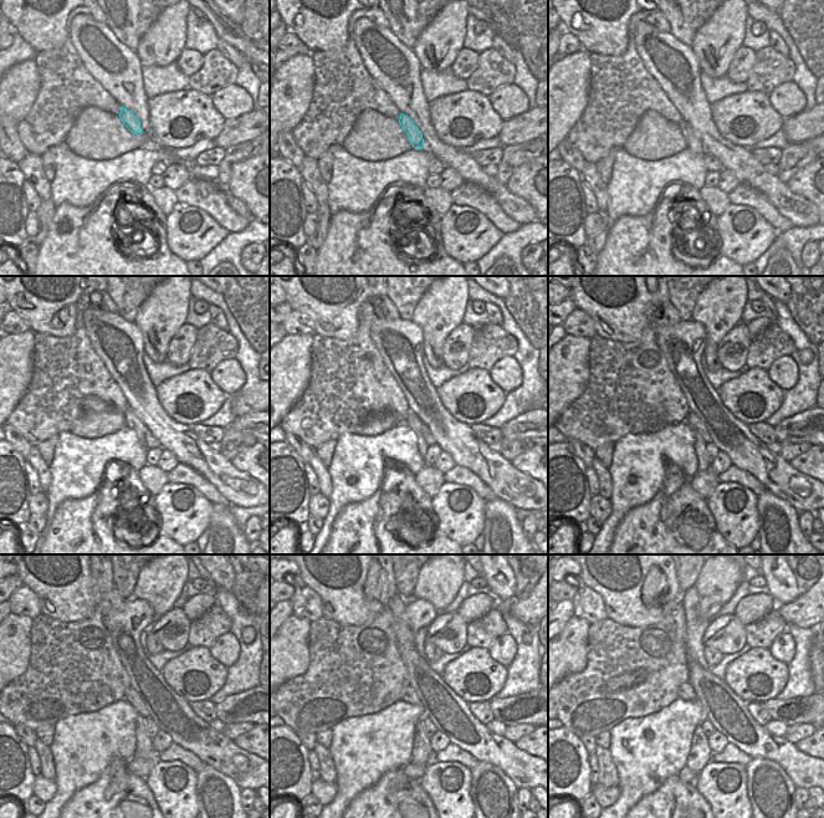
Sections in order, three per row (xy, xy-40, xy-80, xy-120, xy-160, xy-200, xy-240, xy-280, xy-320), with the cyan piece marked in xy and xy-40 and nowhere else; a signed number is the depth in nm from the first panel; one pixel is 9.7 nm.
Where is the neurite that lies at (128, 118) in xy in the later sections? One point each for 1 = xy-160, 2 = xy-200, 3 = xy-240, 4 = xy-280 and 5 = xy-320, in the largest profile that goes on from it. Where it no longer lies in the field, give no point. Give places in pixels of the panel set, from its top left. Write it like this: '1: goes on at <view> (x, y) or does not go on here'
1: goes on at xy-160 (412, 420)
2: goes on at xy-200 (699, 444)
3: goes on at xy-240 (141, 732)
4: goes on at xy-280 (423, 753)
5: goes on at xy-320 (700, 755)

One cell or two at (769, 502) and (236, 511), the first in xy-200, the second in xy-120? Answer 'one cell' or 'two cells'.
two cells

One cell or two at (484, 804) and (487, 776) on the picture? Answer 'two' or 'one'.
one

